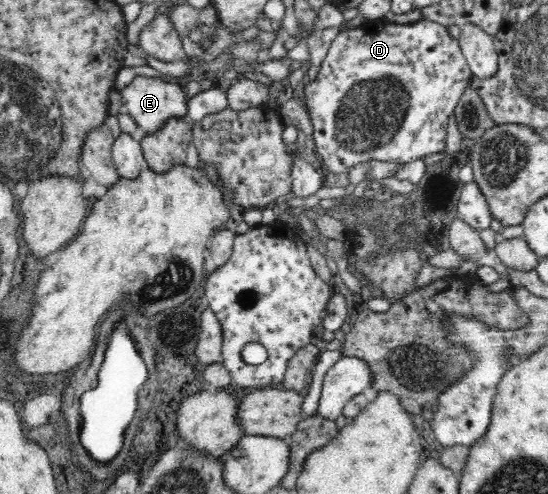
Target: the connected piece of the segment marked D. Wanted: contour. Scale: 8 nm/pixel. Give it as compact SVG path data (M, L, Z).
M383 18L381 19L373 19L373 20L366 20L362 23L359 27L355 27L353 29L347 29L346 31L341 31L336 37L335 40L331 43L329 47L327 56L325 60L319 65L319 72L318 75L311 80L311 82L304 87L304 99L306 103L306 108L308 109L308 113L310 114L310 119L312 122L313 132L312 138L316 144L316 150L319 153L319 156L322 158L322 166L323 166L323 173L332 172L333 174L343 174L343 172L349 172L352 166L355 164L361 164L361 162L369 162L370 160L382 160L383 162L399 162L401 164L405 164L417 159L422 159L424 156L428 154L433 154L435 152L443 152L446 148L446 134L447 134L447 121L449 120L449 116L453 114L457 103L459 102L461 96L465 92L465 89L472 84L472 80L474 78L473 73L470 72L469 65L466 62L466 58L462 54L462 50L460 44L458 43L457 39L454 39L451 35L449 35L449 31L447 31L448 27L440 25L439 23L421 19L420 21L413 21L412 23L407 24L397 24L397 23L385 23Z

